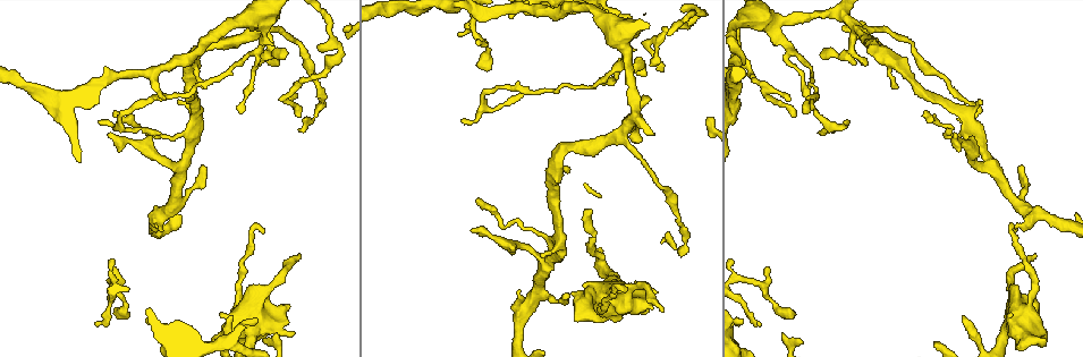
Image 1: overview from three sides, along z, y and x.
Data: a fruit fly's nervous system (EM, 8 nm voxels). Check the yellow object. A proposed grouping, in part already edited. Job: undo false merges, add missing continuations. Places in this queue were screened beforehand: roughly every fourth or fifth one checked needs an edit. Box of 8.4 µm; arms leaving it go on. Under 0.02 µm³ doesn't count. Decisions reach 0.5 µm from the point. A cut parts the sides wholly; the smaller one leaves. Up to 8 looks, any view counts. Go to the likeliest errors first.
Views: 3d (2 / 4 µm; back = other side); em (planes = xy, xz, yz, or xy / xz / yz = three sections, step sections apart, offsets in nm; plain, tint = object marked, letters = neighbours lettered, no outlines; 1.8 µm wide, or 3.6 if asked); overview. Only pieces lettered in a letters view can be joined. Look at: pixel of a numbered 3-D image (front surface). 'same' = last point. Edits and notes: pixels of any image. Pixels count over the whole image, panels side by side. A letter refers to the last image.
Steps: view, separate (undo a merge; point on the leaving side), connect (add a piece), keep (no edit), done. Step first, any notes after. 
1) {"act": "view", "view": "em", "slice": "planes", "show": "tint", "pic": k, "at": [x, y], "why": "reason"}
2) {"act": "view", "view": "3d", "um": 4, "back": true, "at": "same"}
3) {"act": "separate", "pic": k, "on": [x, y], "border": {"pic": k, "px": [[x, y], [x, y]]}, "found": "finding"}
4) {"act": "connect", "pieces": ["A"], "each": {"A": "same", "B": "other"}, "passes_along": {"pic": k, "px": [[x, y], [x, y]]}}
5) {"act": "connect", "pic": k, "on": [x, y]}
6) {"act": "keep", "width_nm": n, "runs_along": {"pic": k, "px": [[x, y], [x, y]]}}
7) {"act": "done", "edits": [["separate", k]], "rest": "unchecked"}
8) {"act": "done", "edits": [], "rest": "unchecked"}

{"act": "view", "view": "em", "slice": "planes", "show": "letters", "pic": 1, "at": [661, 311], "why": "tapers out"}

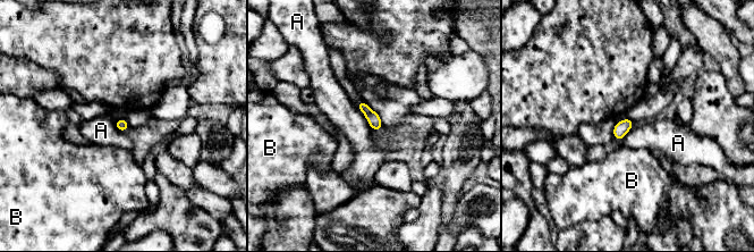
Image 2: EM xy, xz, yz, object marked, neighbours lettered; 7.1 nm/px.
{"act": "keep", "each": {"A": "other", "B": "other"}, "border": {"pic": 2, "px": [[363, 115], [367, 123], [378, 131]]}, "found": "no lettered piece goes on from it"}

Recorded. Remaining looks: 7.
{"act": "view", "view": "3d", "um": 2, "pic": 1, "at": [232, 315], "why": "branch stops here"}

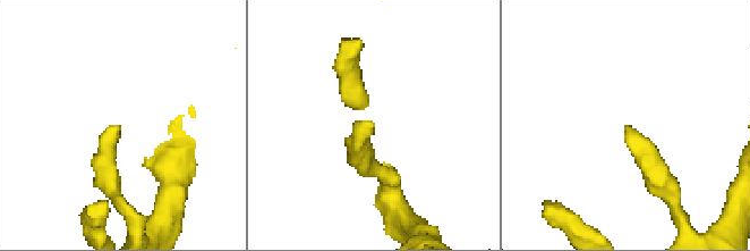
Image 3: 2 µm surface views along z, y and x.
{"act": "view", "view": "em", "slice": "yz", "step": 4, "show": "tint", "pic": 3, "at": [626, 126], "why": "now the EM"}

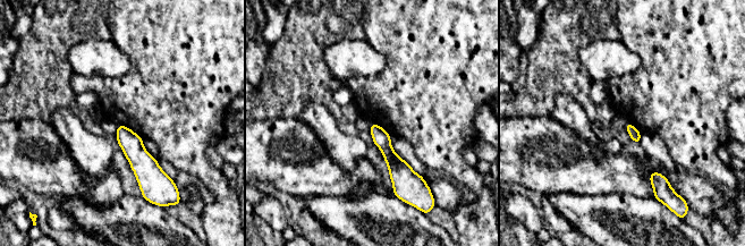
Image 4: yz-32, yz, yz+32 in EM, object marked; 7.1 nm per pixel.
{"act": "view", "view": "em", "slice": "planes", "show": "letters", "at": "same", "why": "another direction"}

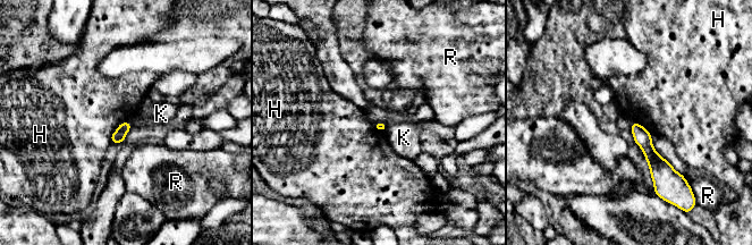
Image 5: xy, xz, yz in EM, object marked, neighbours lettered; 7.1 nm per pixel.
{"act": "keep", "longest_contact_nm": ["H", 160], "each": {"H": "other", "K": "other", "R": "other"}, "border": {"pic": 5, "px": [[633, 120], [638, 121], [650, 133]]}, "found": "no lettered piece goes on from it"}

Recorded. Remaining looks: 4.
{"act": "view", "view": "3d", "um": 2, "pic": 1, "at": [648, 47], "why": "tapers out"}

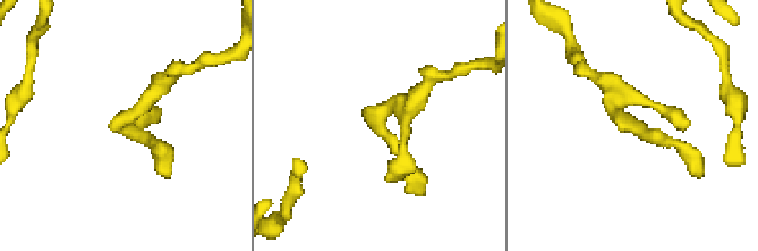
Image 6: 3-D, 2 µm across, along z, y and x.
{"act": "view", "view": "em", "slice": "xz", "step": 16, "show": "letters", "pic": 6, "at": [639, 136], "why": "shape alone is not enough"}

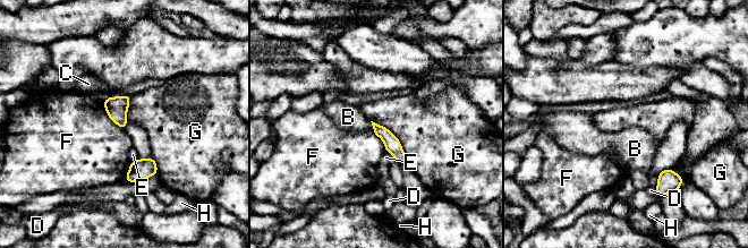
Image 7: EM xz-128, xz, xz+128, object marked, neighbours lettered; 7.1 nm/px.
{"act": "view", "view": "em", "slice": "planes", "show": "letters", "at": "same", "why": "another direction"}

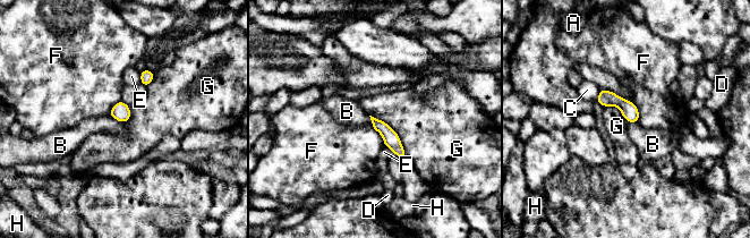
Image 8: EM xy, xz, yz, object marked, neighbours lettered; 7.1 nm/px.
{"act": "keep", "each": {"A": "other", "B": "other", "C": "other", "D": "other", "E": "other", "F": "other", "G": "other", "H": "other"}, "border": {"pic": 8, "px": [[369, 115], [398, 135], [408, 158]]}, "found": "none of them fits"}

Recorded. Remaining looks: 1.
{"act": "done", "edits": [], "rest": "unchecked"}

